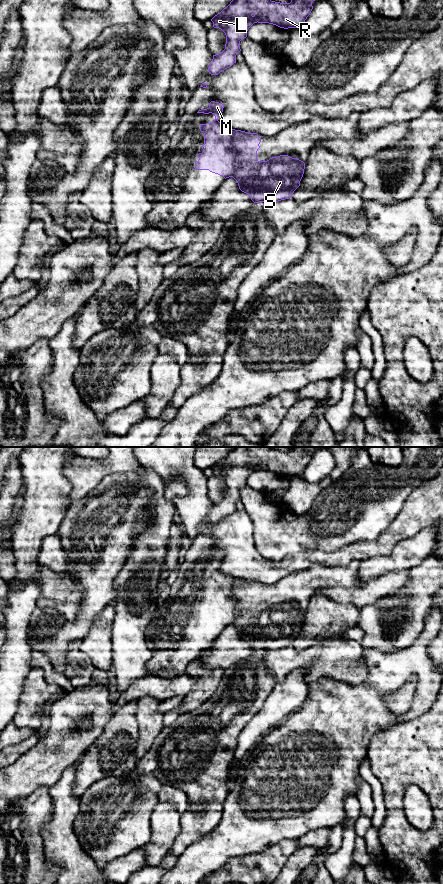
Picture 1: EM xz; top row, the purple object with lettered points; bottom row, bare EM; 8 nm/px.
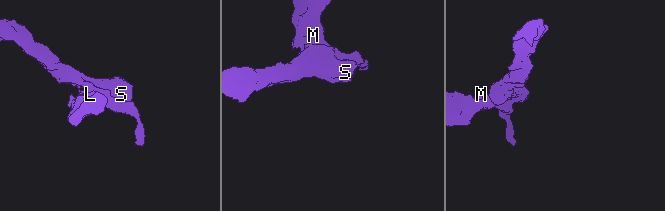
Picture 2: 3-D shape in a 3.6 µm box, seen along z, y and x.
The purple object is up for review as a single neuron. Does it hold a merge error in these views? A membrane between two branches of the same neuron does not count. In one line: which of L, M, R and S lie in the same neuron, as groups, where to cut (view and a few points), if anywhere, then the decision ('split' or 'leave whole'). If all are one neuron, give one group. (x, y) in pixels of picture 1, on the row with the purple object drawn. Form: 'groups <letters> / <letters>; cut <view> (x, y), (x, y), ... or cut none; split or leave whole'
groups L M R / S; cut xz (235, 130), (233, 145), (236, 157), (231, 176); split

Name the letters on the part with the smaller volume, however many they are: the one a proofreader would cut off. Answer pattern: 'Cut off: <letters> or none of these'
Cut off: S

